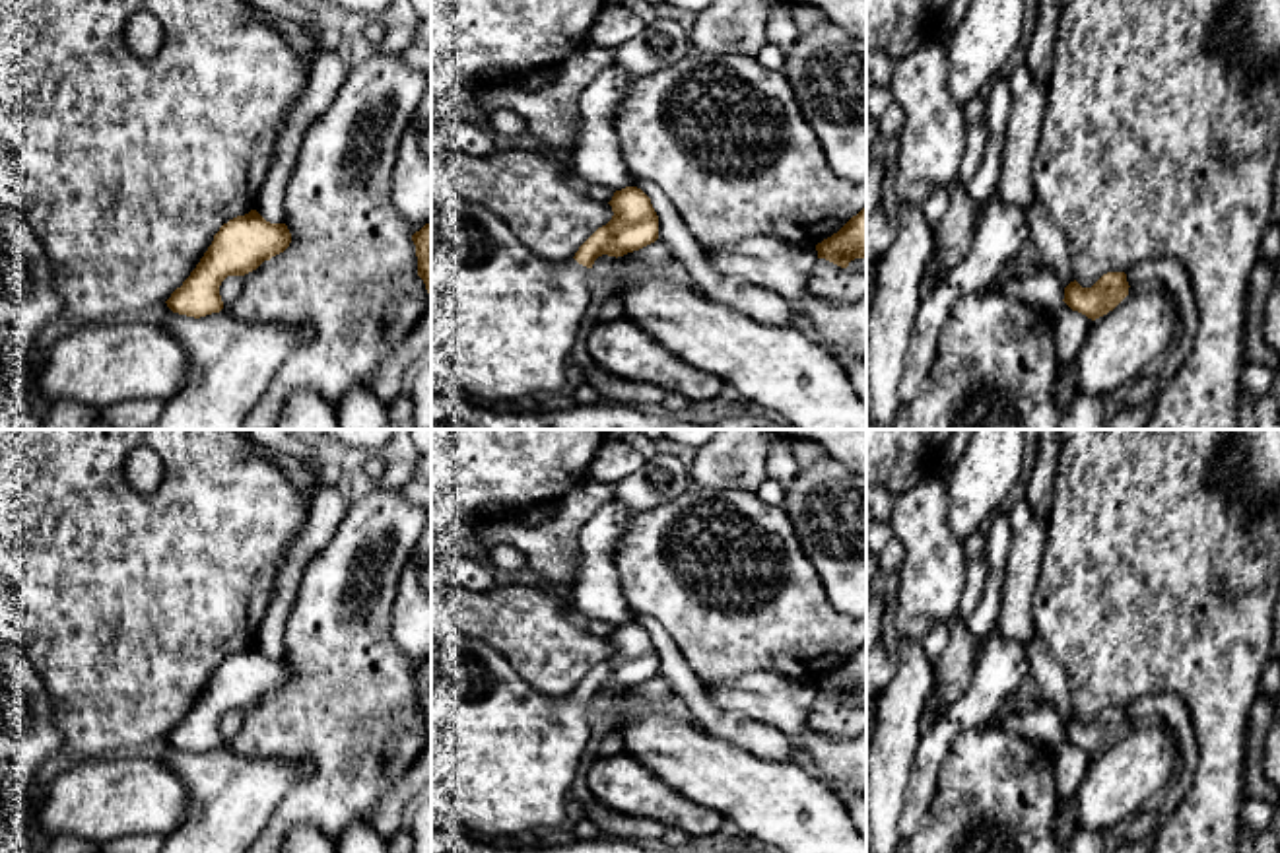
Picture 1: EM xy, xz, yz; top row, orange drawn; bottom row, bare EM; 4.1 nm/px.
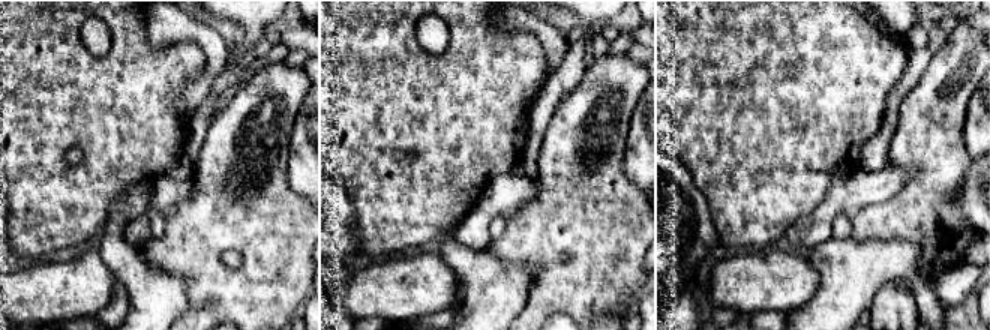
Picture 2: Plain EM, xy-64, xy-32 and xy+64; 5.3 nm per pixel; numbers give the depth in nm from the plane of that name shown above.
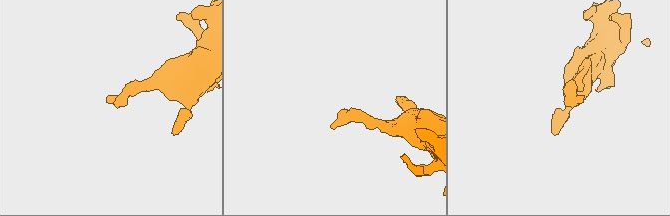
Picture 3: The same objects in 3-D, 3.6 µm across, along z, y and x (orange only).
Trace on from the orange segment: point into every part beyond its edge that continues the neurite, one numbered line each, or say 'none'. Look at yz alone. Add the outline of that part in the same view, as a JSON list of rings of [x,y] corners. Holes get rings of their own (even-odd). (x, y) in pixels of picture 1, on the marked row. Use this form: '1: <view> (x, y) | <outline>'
none

